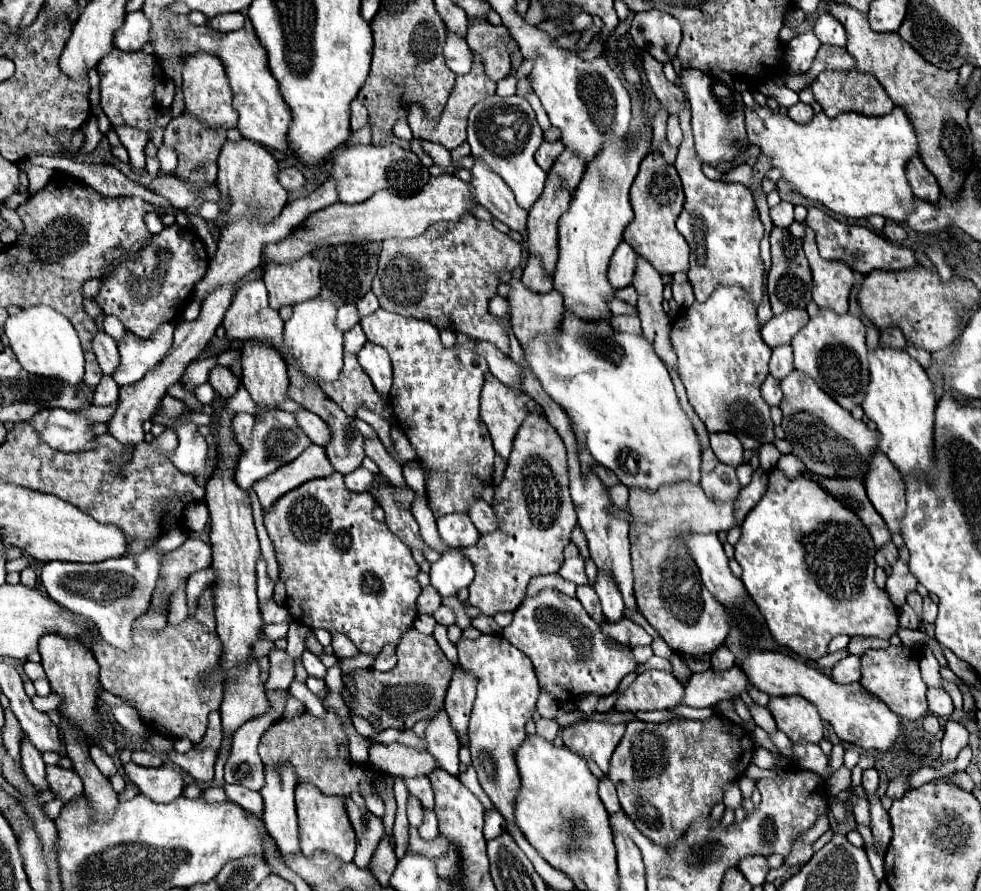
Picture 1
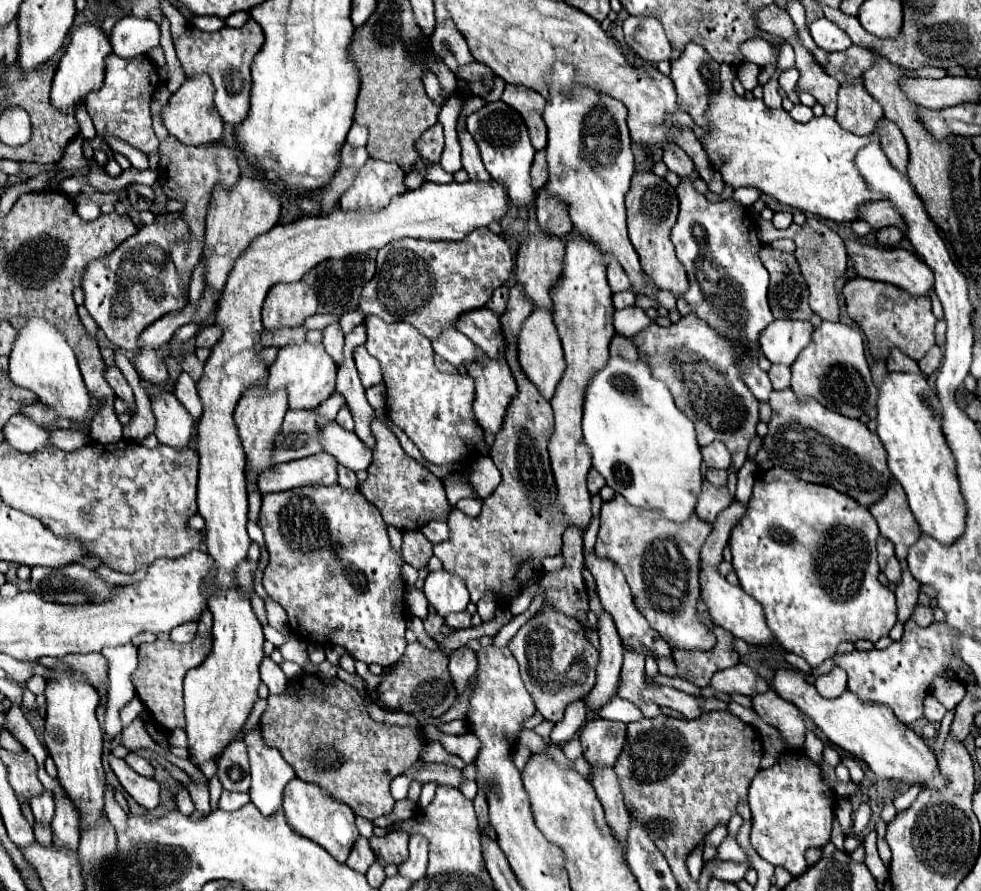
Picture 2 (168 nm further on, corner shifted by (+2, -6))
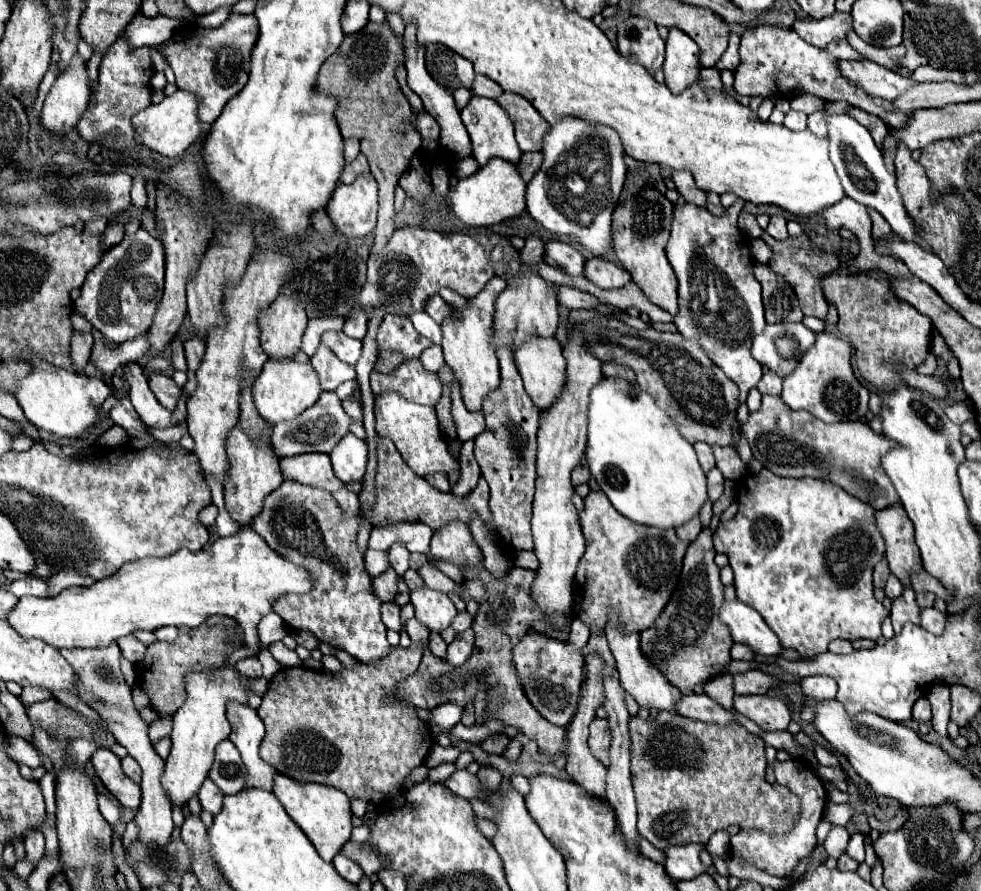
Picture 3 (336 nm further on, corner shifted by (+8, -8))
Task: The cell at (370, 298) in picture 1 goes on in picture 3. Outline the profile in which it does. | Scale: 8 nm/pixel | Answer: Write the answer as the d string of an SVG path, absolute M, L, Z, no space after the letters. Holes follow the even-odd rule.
M325 332L321 336L321 344L331 348L335 356L347 364L355 364L361 356L361 342L345 336L343 332Z

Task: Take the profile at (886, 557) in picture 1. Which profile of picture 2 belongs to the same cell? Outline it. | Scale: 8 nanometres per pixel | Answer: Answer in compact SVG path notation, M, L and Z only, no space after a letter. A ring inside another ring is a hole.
M895 556L889 558L889 562L887 562L883 574L887 576L887 580L889 580L891 584L897 584L897 582L901 580L901 566L899 566L899 560L897 560Z

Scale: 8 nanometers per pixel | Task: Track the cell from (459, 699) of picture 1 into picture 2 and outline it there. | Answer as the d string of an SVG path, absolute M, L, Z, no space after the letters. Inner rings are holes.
M461 646L449 654L449 674L457 692L457 702L469 688L475 672L477 672L477 658L473 650Z

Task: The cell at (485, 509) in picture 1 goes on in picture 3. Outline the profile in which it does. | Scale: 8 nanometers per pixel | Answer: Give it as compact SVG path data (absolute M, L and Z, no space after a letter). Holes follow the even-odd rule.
M473 440L463 442L459 452L459 468L461 468L459 482L453 486L451 492L455 496L467 496L477 486L477 480L481 478L479 464L475 462L475 456L473 456Z

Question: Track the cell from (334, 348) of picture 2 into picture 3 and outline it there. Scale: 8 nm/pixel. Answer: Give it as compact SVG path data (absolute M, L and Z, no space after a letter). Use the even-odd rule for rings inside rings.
M323 346L317 348L315 356L311 358L311 366L319 376L321 390L335 390L339 384L355 378L355 368L341 362L329 348Z

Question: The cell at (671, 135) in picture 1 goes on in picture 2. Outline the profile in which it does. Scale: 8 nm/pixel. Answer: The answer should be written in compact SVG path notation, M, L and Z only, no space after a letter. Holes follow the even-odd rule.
M673 142L663 148L663 162L667 164L667 168L669 168L671 172L679 174L681 178L683 178L683 176L691 176L693 170L695 170L691 158L689 158L677 144L673 144Z

